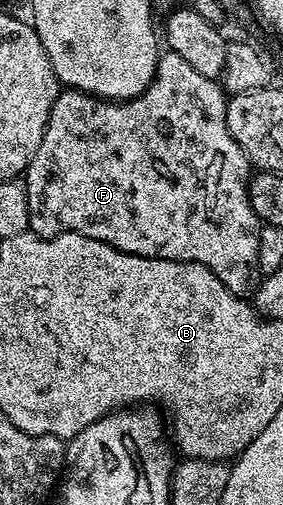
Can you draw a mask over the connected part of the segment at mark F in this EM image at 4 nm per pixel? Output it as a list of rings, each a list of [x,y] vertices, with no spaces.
[[[171,52],[161,53],[156,61],[156,75],[146,88],[146,92],[126,102],[109,102],[106,98],[96,98],[92,94],[83,94],[80,90],[61,89],[50,108],[42,144],[38,144],[38,152],[34,152],[26,177],[23,179],[28,193],[28,230],[40,238],[53,238],[59,234],[90,236],[94,240],[102,240],[118,248],[123,254],[133,254],[143,258],[197,262],[210,268],[210,272],[214,272],[214,276],[218,276],[218,280],[222,280],[222,284],[226,284],[226,288],[232,294],[251,295],[262,278],[258,268],[258,236],[262,223],[254,208],[250,208],[248,199],[250,163],[240,145],[234,140],[234,136],[230,136],[226,128],[227,107],[226,91],[217,79],[202,76],[202,72],[190,68],[190,64],[182,60],[182,56]]]

